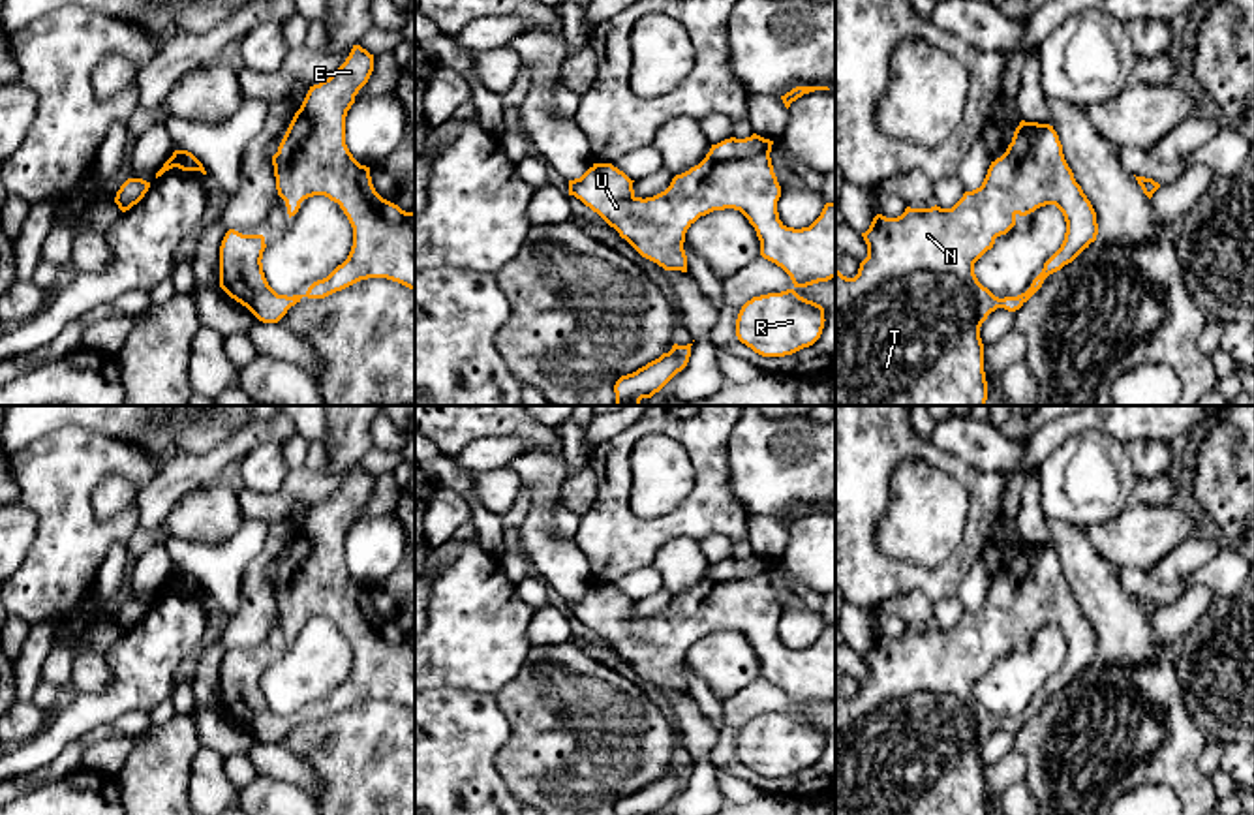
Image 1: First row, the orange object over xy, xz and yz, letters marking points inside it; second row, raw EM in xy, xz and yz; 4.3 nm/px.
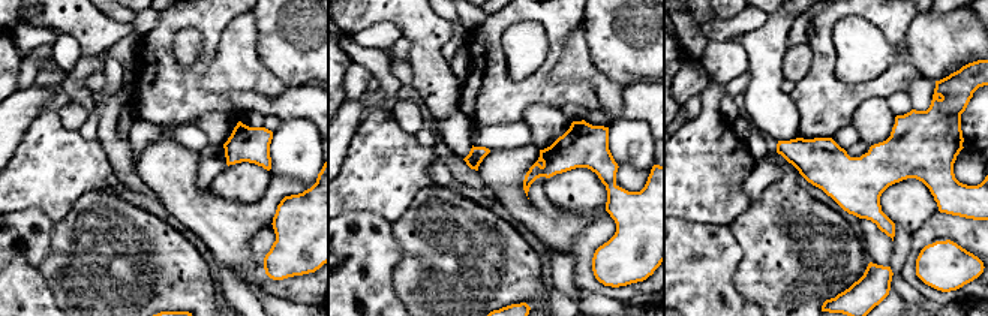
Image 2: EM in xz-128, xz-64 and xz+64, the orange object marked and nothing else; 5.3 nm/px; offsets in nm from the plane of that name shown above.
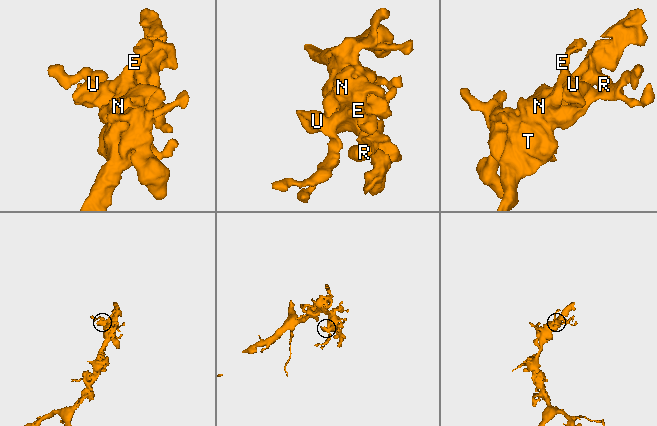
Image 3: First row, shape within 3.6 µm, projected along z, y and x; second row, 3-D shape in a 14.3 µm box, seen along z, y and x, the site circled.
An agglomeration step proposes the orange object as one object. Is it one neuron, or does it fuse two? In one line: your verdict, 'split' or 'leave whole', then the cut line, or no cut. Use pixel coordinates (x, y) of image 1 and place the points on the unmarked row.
leave whole | no cut

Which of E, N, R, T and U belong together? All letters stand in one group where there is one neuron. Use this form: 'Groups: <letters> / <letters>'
Groups: E N R T U

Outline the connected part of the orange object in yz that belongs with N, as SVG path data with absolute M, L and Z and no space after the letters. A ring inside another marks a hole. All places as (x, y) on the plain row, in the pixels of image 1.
M1021 541L1006 573L991 582L980 608L965 612L952 629L910 629L897 638L877 635L865 654L867 678L854 699L835 689L835 815L987 815L980 747L991 732L1019 730L1044 700L1072 684L1096 661L1096 633L1068 588L1057 552L1049 545ZM1055 625L1066 642L1061 669L1044 684L1031 708L1017 717L995 717L984 708L974 684L993 669L995 659L1040 627Z

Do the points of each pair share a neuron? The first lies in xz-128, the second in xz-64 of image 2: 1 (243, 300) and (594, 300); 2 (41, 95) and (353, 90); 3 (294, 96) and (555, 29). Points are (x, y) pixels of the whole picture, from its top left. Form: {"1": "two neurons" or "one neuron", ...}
{"1": "two neurons", "2": "two neurons", "3": "one neuron"}

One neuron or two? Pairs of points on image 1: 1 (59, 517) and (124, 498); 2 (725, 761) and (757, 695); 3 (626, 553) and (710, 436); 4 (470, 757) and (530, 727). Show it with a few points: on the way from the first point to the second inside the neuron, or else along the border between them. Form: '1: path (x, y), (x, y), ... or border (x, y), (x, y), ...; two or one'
1: border (89, 500), (100, 519), (113, 519), (136, 506); two
2: path (727, 744), (733, 720), (740, 712); one
3: path (659, 532), (676, 524), (710, 491), (710, 470); one
4: border (496, 695), (509, 722), (496, 759), (507, 784); two

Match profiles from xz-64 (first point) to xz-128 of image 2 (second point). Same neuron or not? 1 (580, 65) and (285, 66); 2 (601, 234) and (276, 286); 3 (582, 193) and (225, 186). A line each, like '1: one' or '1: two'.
1: two
2: one
3: one

